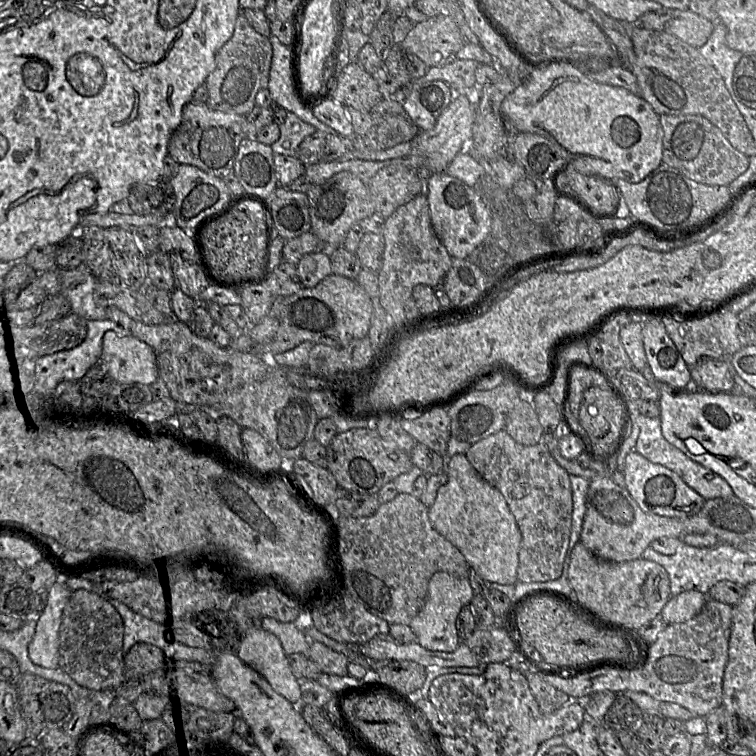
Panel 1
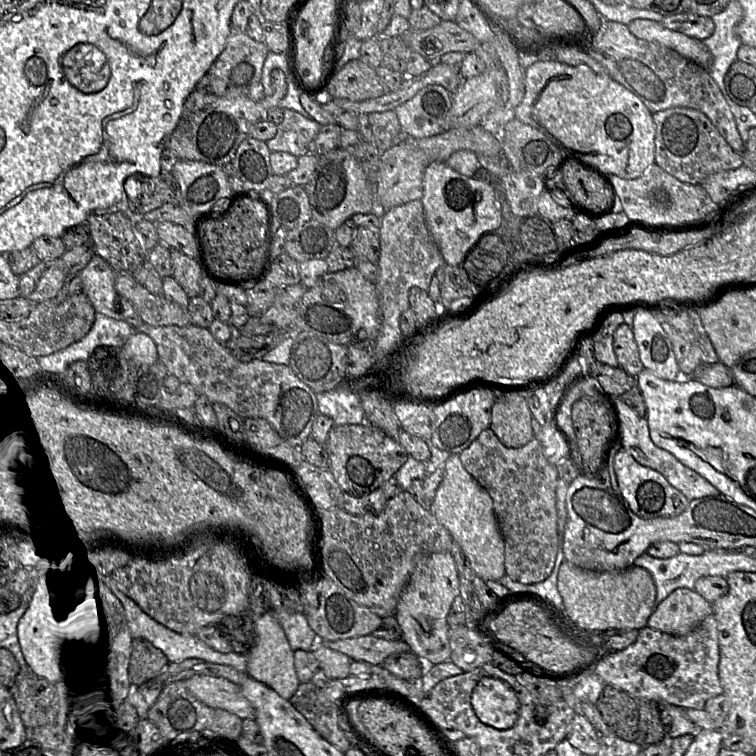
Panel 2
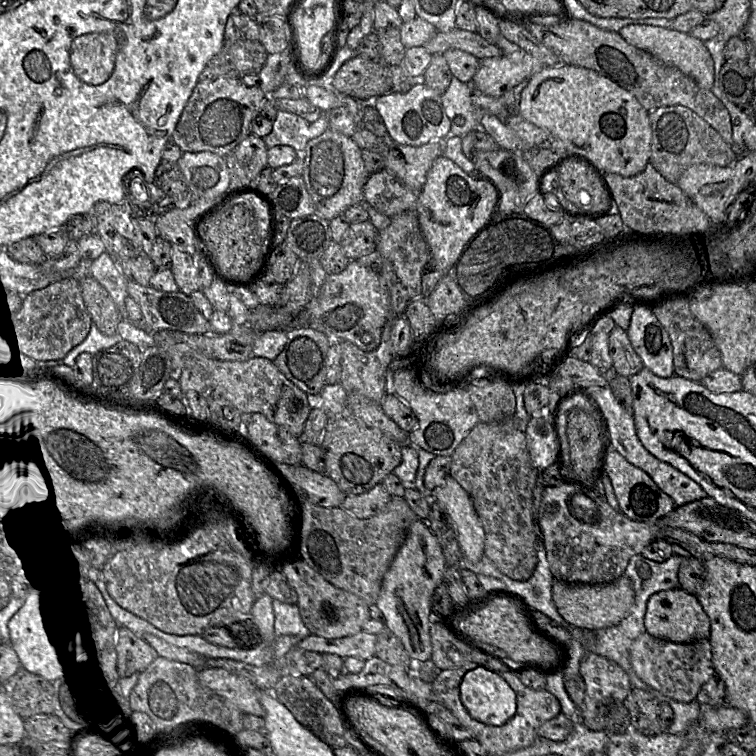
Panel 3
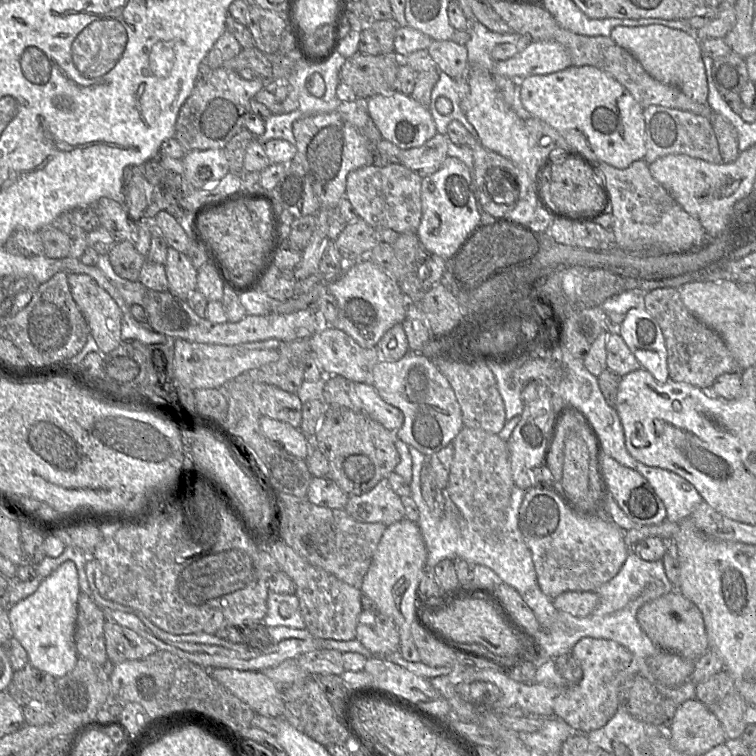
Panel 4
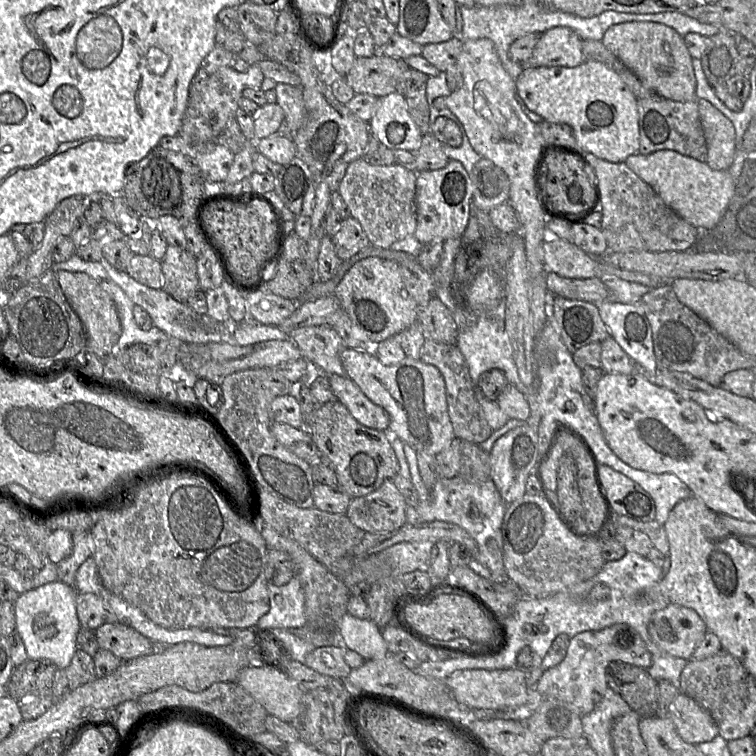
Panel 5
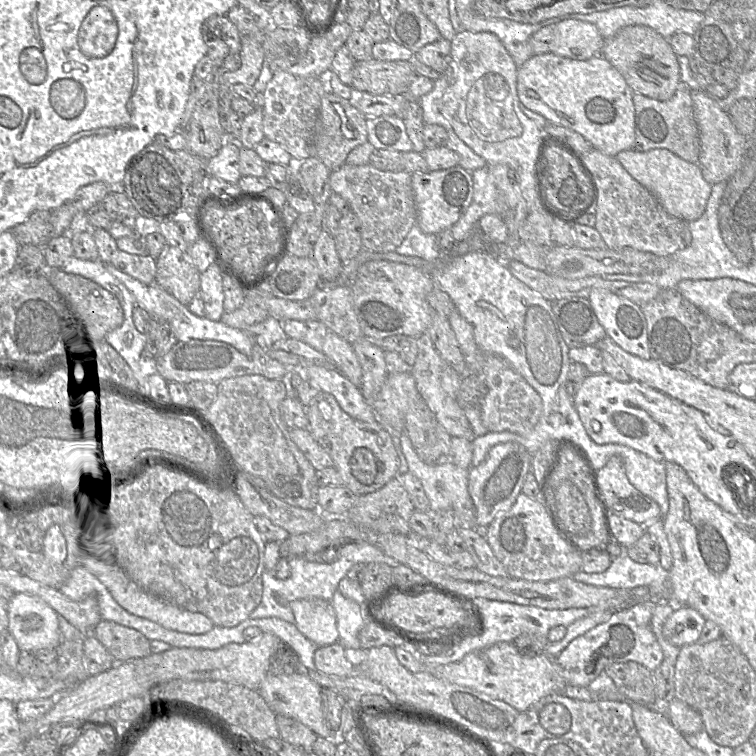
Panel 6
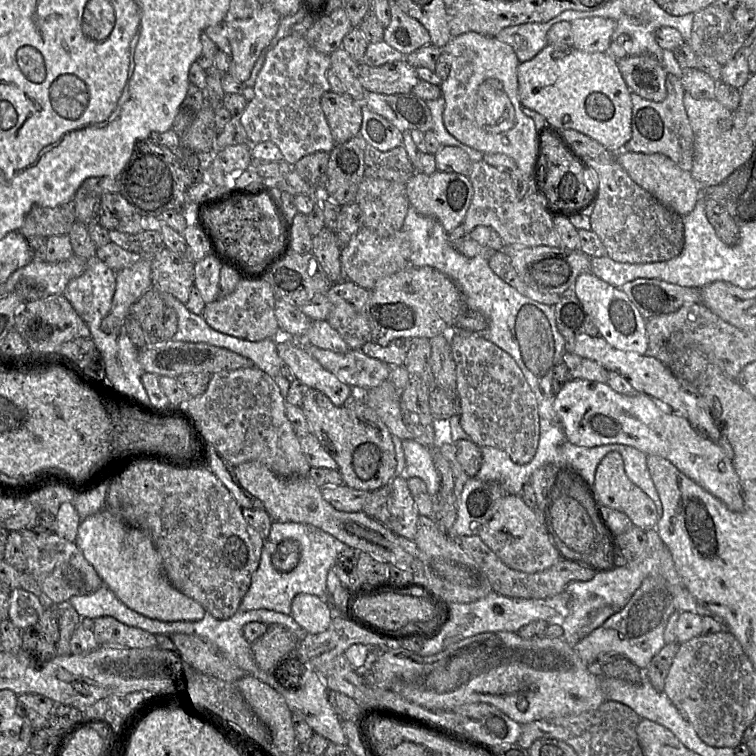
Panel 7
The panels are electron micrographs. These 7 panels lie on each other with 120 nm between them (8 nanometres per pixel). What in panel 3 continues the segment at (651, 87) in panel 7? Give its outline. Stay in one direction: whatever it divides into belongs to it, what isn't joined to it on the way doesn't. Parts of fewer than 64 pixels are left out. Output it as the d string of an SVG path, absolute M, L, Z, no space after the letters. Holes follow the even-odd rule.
M627 25L618 32L630 45L650 53L660 62L676 67L695 80L699 87L710 90L714 82L714 62L703 41L689 33L651 25Z

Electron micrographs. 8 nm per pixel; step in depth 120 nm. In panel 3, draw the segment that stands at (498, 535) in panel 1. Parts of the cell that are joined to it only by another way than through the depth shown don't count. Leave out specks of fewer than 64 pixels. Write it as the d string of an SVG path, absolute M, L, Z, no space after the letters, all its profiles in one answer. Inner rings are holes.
M450 475L431 493L448 515L463 556L479 562L485 555L485 532L469 494Z

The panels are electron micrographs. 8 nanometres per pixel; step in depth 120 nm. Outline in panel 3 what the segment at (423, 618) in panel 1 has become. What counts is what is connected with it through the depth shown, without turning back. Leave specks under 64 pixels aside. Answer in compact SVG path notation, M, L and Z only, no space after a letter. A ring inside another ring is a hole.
M417 519L384 575L376 605L385 616L385 626L403 643L413 660L429 661L432 655L430 629L434 621L432 595L444 580L448 567L441 545L426 521Z

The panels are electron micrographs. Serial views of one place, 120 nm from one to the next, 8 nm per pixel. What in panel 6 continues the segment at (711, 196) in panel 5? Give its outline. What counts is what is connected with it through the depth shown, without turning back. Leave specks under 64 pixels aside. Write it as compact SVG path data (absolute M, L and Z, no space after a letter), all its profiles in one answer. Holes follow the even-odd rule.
M662 148L646 152L638 152L633 149L623 150L615 158L670 215L684 221L693 221L705 211L711 193L711 184L703 178L698 164L687 162L671 151Z

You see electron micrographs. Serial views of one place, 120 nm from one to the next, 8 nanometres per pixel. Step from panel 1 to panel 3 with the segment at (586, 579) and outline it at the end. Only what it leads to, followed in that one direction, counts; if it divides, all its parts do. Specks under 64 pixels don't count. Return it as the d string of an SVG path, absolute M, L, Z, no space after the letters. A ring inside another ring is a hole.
M622 575L617 580L604 585L570 584L554 580L552 599L564 620L572 627L598 631L621 622L634 604L635 593L631 580Z

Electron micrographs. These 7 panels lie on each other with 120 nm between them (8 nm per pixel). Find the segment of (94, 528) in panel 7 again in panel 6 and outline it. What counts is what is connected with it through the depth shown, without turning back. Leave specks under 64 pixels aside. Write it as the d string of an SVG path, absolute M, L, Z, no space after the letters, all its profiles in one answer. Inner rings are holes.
M93 544L86 554L81 555L80 565L89 569L106 586L116 602L134 615L156 622L167 629L189 634L204 634L214 627L214 623L202 613L190 612L149 595L126 574L109 553L96 544Z

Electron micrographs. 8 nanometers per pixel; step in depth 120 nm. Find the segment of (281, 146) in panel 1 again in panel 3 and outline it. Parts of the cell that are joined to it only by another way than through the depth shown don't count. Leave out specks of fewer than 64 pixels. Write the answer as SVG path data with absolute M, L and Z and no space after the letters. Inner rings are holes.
M278 110L273 121L272 131L263 139L266 147L289 146L296 152L302 152L307 143L329 129L329 112L323 112L314 122L303 117Z

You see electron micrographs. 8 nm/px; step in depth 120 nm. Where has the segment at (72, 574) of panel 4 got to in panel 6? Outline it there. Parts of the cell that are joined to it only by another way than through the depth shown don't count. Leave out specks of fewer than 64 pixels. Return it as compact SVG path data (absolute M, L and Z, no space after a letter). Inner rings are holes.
M16 593L8 602L8 630L21 650L58 648L63 638L58 613L43 599Z

